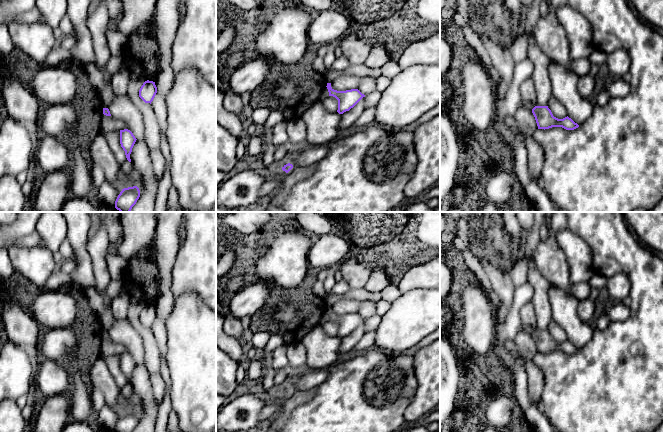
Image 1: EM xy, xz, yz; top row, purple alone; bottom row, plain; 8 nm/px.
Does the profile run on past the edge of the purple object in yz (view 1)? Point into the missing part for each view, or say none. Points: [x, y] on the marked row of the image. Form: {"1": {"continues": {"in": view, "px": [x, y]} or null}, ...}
{"1": {"continues": null}}

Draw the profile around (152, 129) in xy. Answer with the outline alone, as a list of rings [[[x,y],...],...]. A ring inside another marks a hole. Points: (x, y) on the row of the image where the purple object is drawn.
[[[129,72],[129,84],[127,89],[127,96],[131,99],[133,104],[140,111],[145,127],[144,141],[150,150],[160,149],[160,126],[157,121],[157,117],[154,113],[153,107],[150,103],[145,103],[139,97],[139,90],[143,83],[144,78],[137,77],[133,73]]]

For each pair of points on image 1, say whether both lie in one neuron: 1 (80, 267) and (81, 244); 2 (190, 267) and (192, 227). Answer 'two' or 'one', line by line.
1: one
2: one

